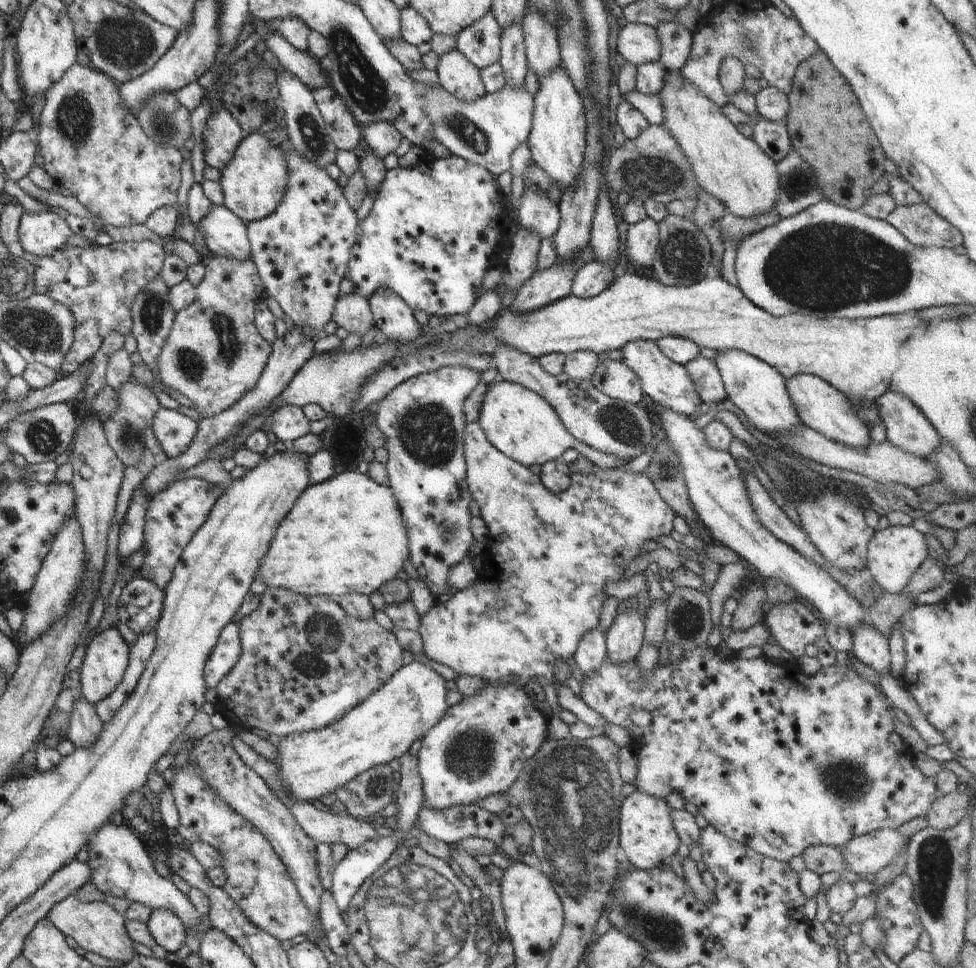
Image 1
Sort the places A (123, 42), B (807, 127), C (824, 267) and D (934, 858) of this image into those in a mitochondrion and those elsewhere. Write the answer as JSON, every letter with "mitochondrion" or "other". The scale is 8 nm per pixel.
{"A":"mitochondrion","B":"other","C":"mitochondrion","D":"mitochondrion"}

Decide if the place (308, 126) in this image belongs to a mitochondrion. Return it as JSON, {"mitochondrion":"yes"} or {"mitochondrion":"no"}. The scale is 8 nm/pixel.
{"mitochondrion":"yes"}

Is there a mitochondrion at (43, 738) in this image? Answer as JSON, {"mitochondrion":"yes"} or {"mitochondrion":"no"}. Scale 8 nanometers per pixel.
{"mitochondrion":"no"}

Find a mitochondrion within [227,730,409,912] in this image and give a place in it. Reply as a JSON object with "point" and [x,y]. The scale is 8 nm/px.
{"point":[375,787]}

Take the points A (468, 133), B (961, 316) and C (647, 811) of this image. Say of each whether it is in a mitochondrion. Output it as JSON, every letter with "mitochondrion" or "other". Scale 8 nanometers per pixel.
{"A":"mitochondrion","B":"other","C":"other"}

